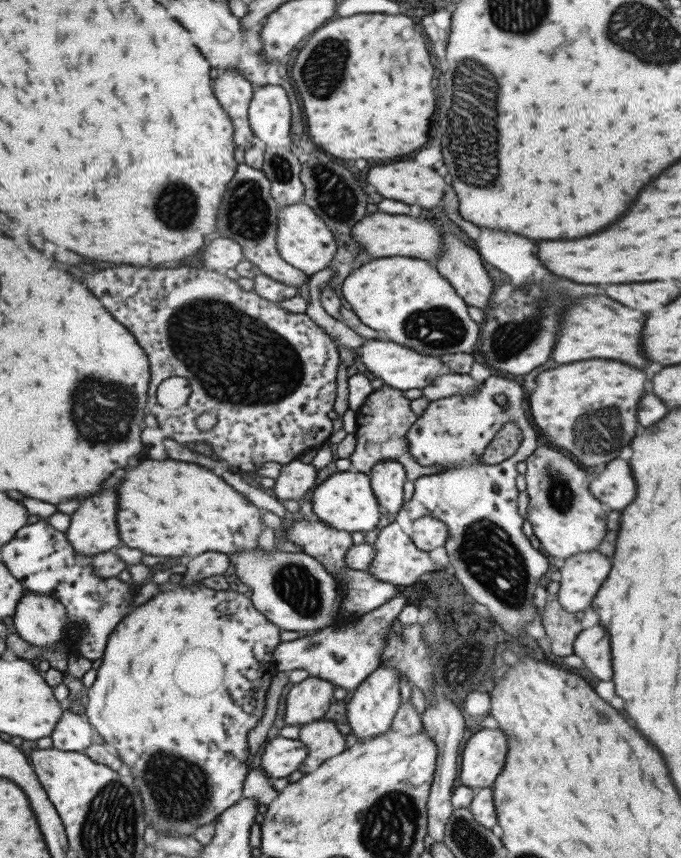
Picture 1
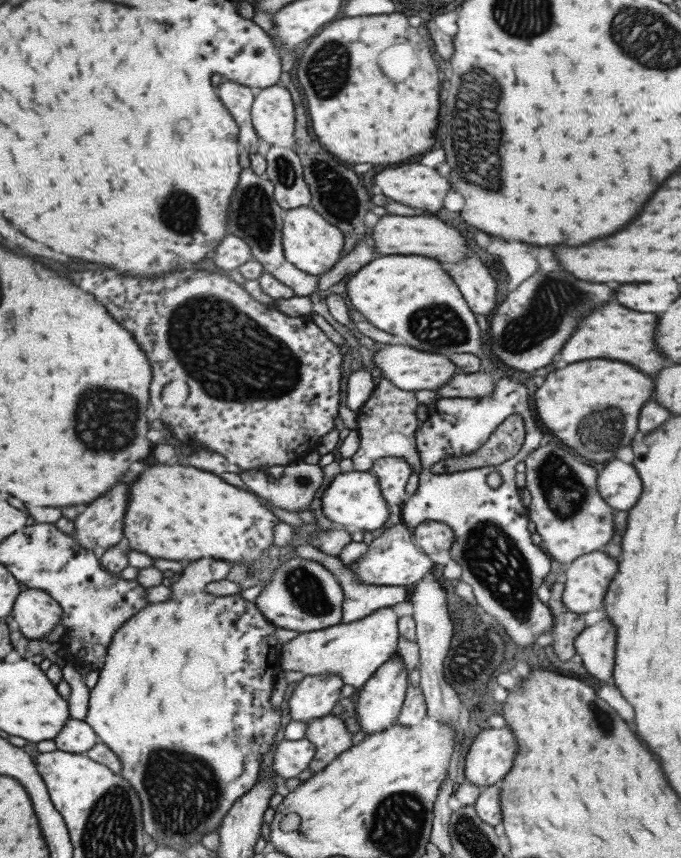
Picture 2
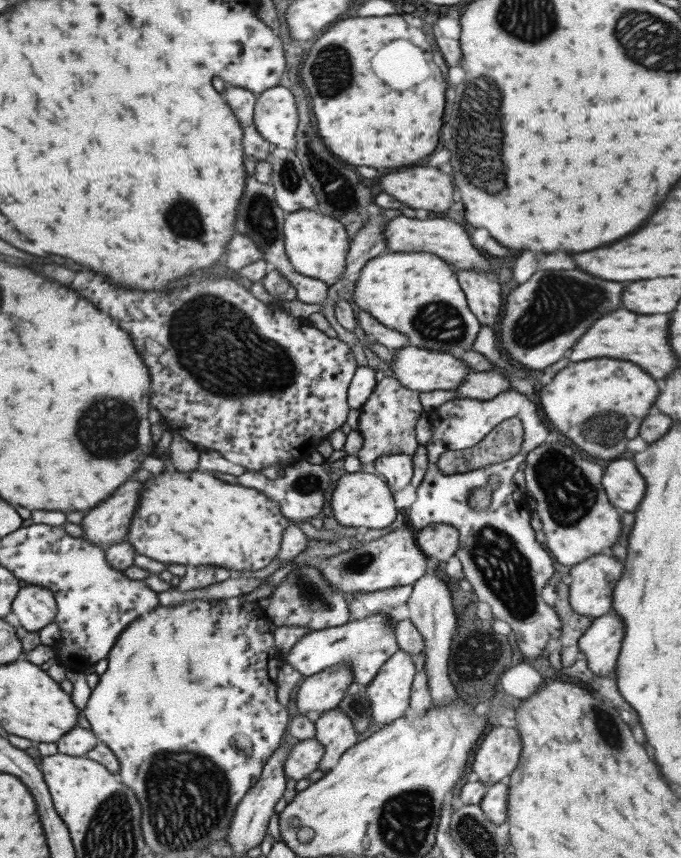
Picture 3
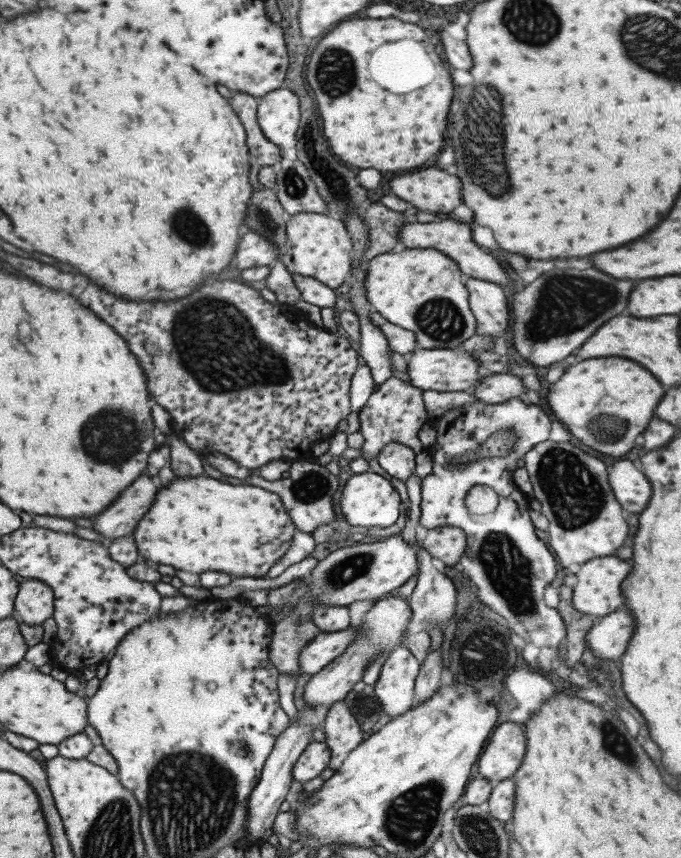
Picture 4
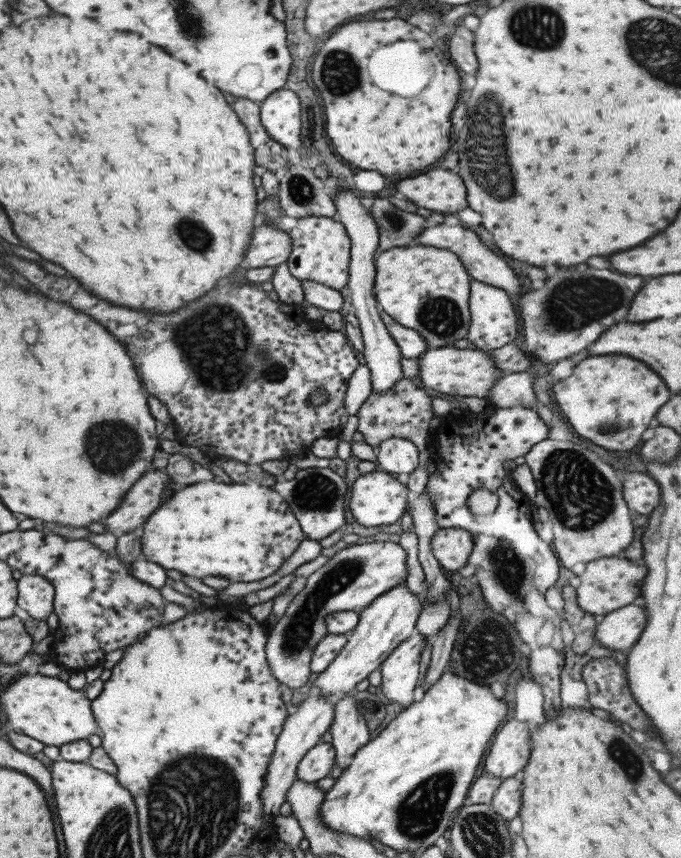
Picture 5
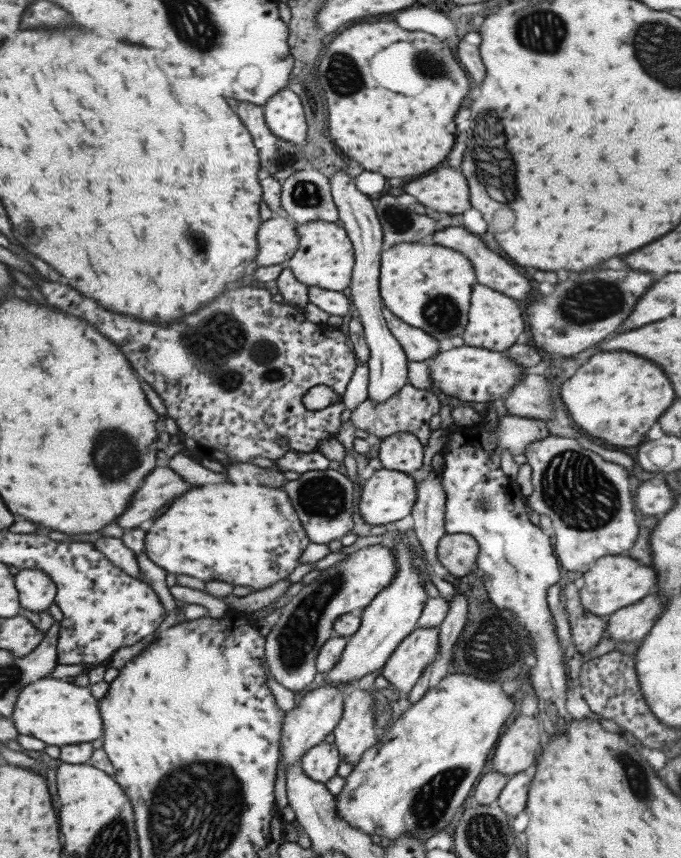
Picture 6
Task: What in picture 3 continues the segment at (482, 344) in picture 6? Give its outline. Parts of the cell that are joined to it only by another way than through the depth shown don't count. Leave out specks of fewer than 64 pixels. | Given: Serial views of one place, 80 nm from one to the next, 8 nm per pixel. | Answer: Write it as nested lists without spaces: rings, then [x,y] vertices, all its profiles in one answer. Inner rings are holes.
[[[453,269],[453,271],[465,295],[468,309],[476,316],[480,326],[485,325],[495,330],[501,312],[501,290],[499,289],[499,284],[496,281],[489,280],[487,273],[483,271],[475,269]]]

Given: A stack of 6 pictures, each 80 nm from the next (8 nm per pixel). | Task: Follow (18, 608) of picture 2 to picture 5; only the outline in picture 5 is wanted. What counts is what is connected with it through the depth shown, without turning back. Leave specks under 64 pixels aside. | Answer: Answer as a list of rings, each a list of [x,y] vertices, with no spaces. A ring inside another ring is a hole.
[[[22,574],[18,576],[18,588],[18,606],[33,618],[45,620],[55,612],[56,588],[48,578],[39,574]]]

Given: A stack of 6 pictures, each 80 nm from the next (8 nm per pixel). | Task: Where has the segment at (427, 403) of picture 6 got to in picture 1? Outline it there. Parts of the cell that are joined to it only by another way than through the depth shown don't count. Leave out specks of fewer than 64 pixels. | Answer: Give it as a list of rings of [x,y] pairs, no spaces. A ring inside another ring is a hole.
[[[383,384],[379,389],[373,390],[362,406],[354,413],[356,429],[354,431],[357,443],[353,452],[348,456],[351,466],[357,472],[369,472],[369,469],[381,460],[393,460],[403,465],[407,479],[414,481],[420,476],[430,473],[430,469],[417,464],[408,453],[405,434],[409,432],[411,424],[417,416],[411,411],[411,400],[405,392],[390,388]]]

